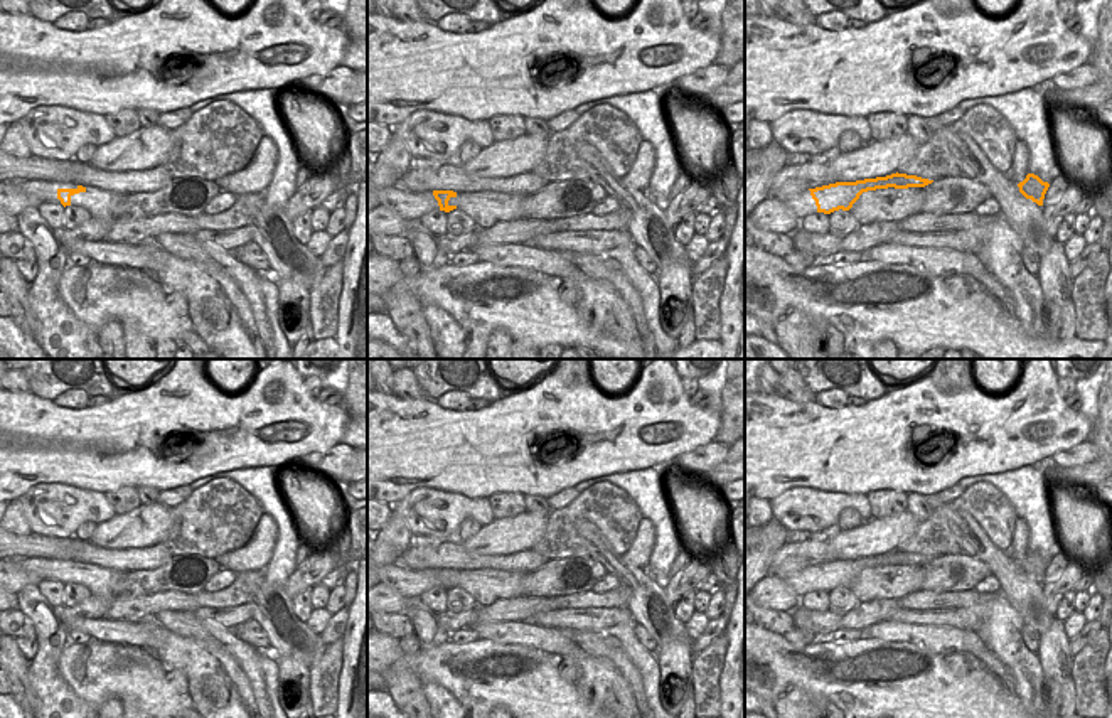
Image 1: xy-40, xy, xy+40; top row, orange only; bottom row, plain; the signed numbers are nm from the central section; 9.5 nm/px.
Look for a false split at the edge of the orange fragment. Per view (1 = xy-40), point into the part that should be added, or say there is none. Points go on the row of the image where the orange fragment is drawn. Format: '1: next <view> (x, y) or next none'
1: next none

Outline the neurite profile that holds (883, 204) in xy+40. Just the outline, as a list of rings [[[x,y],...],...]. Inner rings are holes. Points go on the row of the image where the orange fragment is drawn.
[[[876,189],[863,192],[847,212],[856,217],[859,226],[903,221],[908,216],[920,214],[923,201],[925,189]]]

